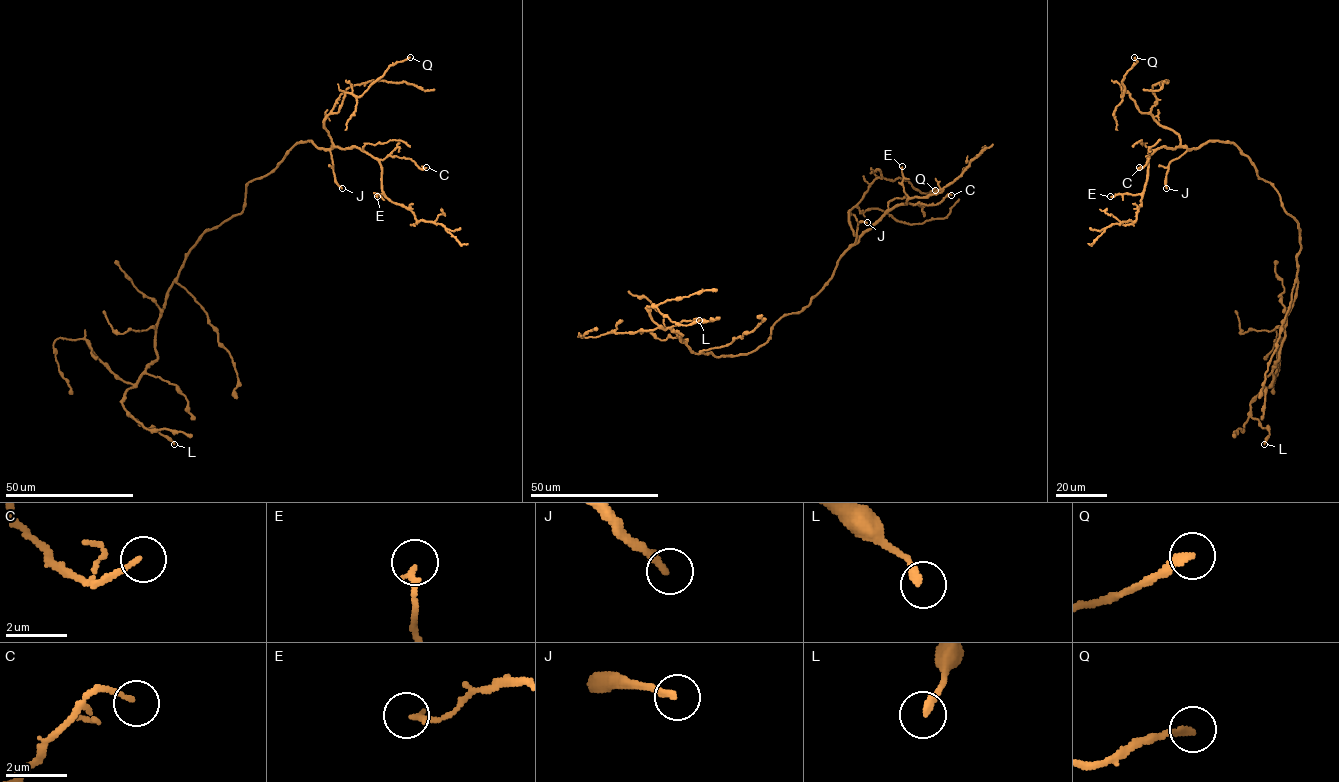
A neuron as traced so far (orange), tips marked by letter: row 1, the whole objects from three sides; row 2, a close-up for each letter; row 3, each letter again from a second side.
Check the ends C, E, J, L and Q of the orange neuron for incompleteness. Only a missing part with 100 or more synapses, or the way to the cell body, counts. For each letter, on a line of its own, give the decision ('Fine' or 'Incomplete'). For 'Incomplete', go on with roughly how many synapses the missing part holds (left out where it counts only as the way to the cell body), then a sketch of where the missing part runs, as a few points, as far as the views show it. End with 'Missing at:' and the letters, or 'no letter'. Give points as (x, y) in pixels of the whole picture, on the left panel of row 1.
C: Fine
E: Fine
J: Incomplete. Course of what is missing: (342, 188), (347, 204), (375, 223), (393, 241), (402, 259), (411, 258)
L: Fine
Q: Fine
Missing at: J

